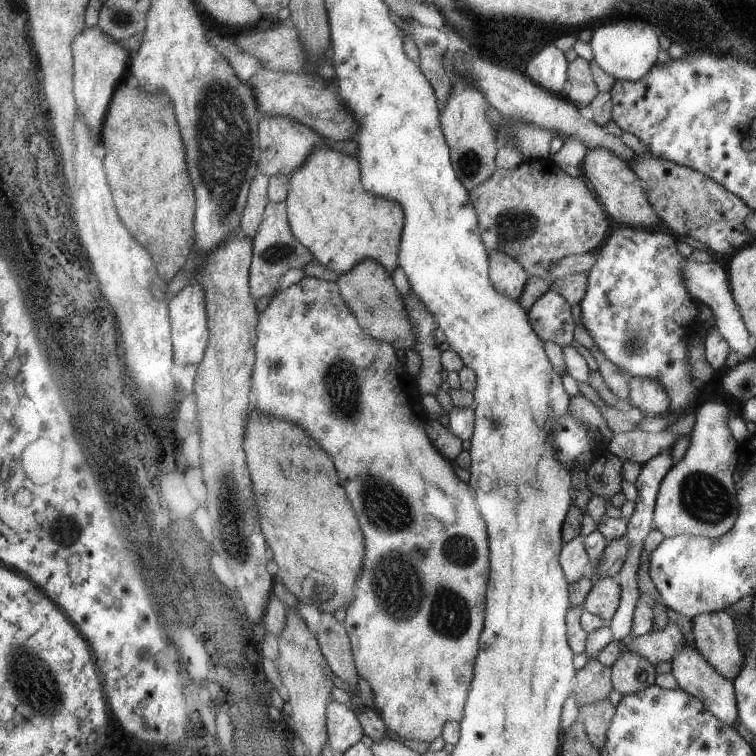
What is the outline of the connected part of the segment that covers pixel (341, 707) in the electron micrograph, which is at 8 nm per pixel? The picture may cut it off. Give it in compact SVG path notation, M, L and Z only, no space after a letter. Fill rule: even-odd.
M331 702L327 714L328 738L330 748L343 753L362 740L363 726L356 718L354 708L346 703Z

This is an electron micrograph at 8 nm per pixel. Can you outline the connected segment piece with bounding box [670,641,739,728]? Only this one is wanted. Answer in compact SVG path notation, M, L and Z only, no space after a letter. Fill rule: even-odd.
M684 642L684 646L680 648L680 652L676 652L676 656L670 660L672 664L671 673L674 675L678 686L700 699L704 706L708 708L720 720L724 722L724 726L736 726L739 720L738 700L735 698L734 682L724 678L722 674L706 658L704 654L700 654L700 650L691 647Z

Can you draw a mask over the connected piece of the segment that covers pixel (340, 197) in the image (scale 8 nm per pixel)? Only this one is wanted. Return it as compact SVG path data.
M328 144L314 146L308 161L289 175L286 197L287 218L290 220L292 234L315 256L315 259L336 274L346 274L354 266L372 258L380 262L388 274L392 274L399 266L399 251L403 245L406 215L403 207L394 200L384 200L372 196L364 190L363 176L357 156L348 156L340 150L334 150Z

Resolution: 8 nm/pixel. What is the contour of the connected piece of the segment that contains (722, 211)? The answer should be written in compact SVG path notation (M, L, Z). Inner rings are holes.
M650 154L637 156L628 164L647 190L651 206L662 220L663 228L676 237L691 237L702 242L717 256L732 256L736 250L744 249L755 240L745 225L753 214L751 208L714 179Z

